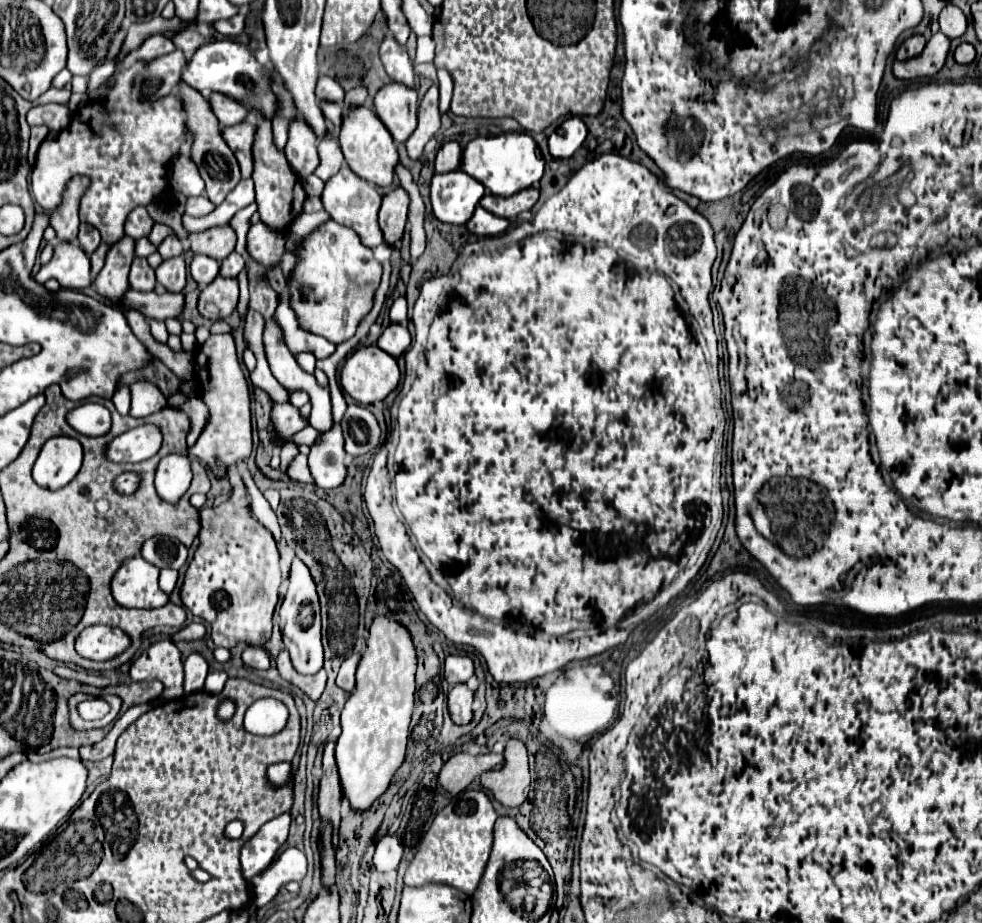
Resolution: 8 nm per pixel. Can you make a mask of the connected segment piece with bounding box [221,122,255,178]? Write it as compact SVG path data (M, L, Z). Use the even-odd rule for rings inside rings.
M241 122L237 126L221 128L221 136L225 138L227 146L233 150L233 154L239 160L243 178L251 178L251 174L253 174L253 156L251 156L253 134L255 134L255 126L249 122Z

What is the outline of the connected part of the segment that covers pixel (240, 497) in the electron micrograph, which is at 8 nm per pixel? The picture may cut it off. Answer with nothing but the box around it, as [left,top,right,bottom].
[181,490,283,648]

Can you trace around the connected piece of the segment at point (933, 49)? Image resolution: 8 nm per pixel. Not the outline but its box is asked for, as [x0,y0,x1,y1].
[893,32,949,80]

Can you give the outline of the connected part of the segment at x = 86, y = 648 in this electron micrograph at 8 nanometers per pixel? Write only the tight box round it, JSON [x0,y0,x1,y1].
[75,626,129,660]

